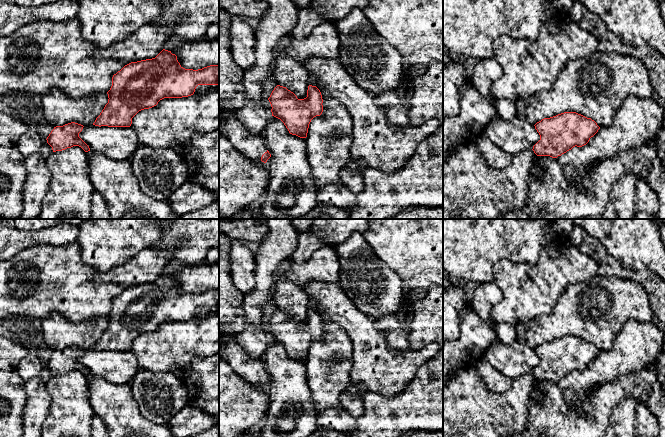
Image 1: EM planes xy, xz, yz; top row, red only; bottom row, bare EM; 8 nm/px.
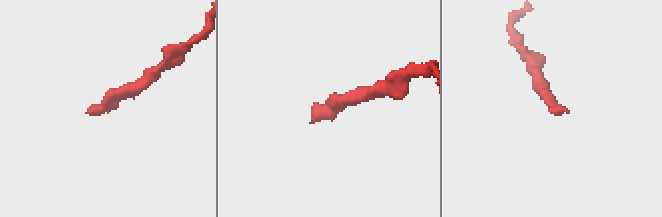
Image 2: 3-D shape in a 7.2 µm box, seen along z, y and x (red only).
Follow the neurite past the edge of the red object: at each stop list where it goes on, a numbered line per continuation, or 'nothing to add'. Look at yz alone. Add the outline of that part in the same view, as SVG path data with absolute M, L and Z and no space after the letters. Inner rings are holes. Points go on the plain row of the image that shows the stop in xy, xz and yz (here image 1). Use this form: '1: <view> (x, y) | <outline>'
nothing to add

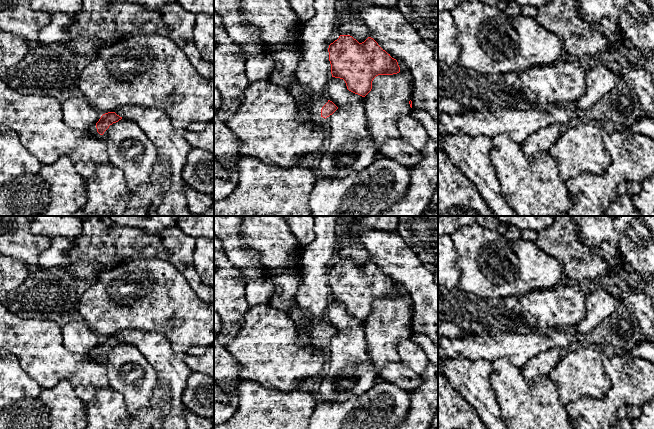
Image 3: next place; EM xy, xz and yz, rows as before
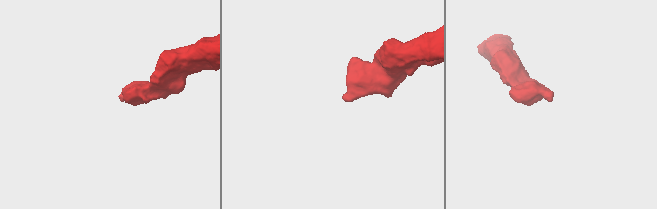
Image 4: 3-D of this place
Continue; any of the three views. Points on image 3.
1: xz (315, 327) | M294 301L292 306L289 308L287 314L297 326L306 328L313 338L315 338L317 341L321 341L321 333L328 326L328 323L325 321L324 318L303 319L301 317L300 308L297 305L296 301Z

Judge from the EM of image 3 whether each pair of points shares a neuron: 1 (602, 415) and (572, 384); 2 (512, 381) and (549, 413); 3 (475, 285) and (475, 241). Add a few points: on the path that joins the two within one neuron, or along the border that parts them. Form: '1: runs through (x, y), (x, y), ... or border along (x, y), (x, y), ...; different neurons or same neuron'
1: border along (606, 393), (600, 398), (580, 396), (565, 406); different neurons
2: runs through (521, 390), (540, 409); same neuron
3: runs through (475, 274), (473, 258), (475, 252); same neuron

